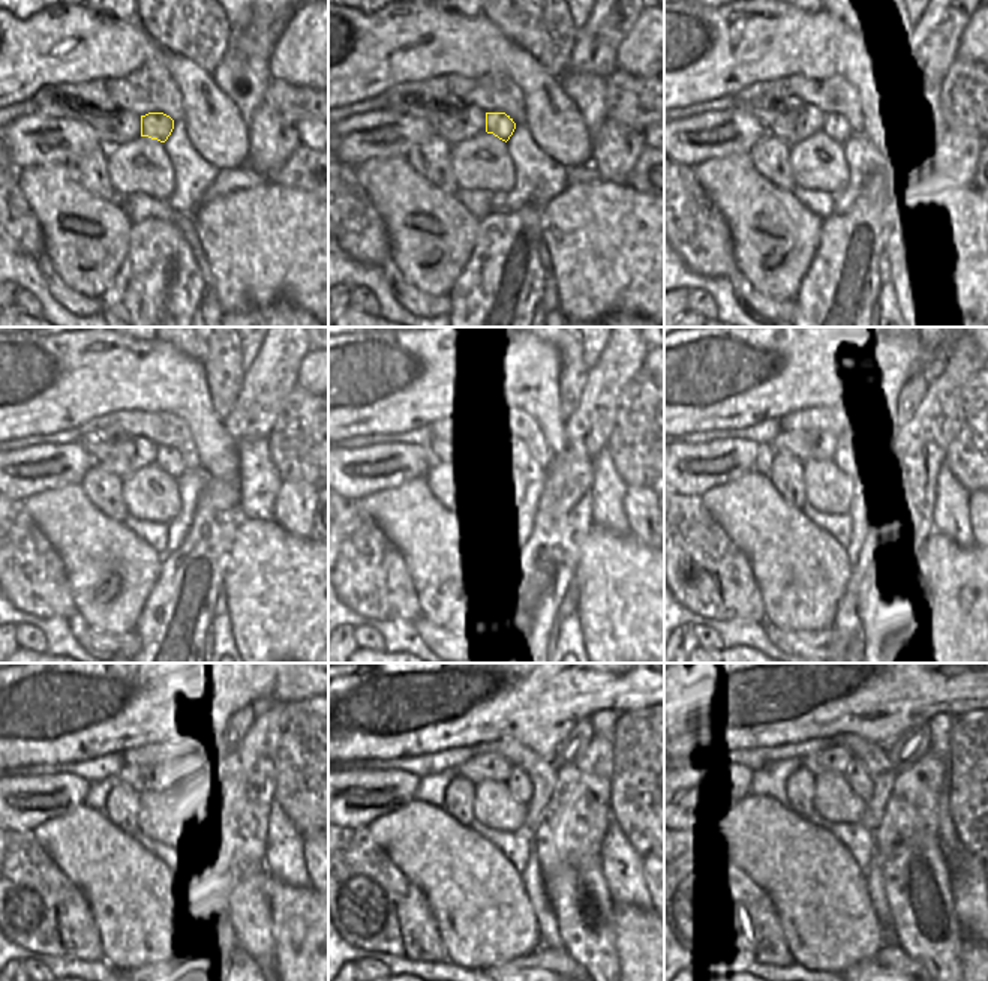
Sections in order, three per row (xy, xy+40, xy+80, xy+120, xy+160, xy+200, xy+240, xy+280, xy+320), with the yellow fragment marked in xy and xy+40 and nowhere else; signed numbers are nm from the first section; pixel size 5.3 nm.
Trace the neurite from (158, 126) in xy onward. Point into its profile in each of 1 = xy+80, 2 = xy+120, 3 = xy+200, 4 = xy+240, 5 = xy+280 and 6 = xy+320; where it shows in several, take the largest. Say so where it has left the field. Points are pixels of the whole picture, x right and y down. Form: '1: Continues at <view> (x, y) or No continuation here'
1: Continues at xy+80 (835, 125)
2: Continues at xy+120 (168, 459)
3: Continues at xy+200 (841, 458)
4: Continues at xy+240 (183, 785)
5: Continues at xy+280 (519, 783)
6: Continues at xy+320 (856, 774).

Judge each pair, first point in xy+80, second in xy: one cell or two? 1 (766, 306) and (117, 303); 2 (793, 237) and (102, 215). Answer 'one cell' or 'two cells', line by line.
1: two cells
2: one cell

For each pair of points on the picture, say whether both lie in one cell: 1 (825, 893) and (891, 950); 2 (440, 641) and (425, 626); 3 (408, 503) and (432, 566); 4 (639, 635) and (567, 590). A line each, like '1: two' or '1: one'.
1: two
2: one
3: one
4: two

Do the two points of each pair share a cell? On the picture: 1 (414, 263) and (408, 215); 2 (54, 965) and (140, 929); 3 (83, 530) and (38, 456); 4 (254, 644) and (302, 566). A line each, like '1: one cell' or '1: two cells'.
1: one cell
2: two cells
3: two cells
4: one cell

